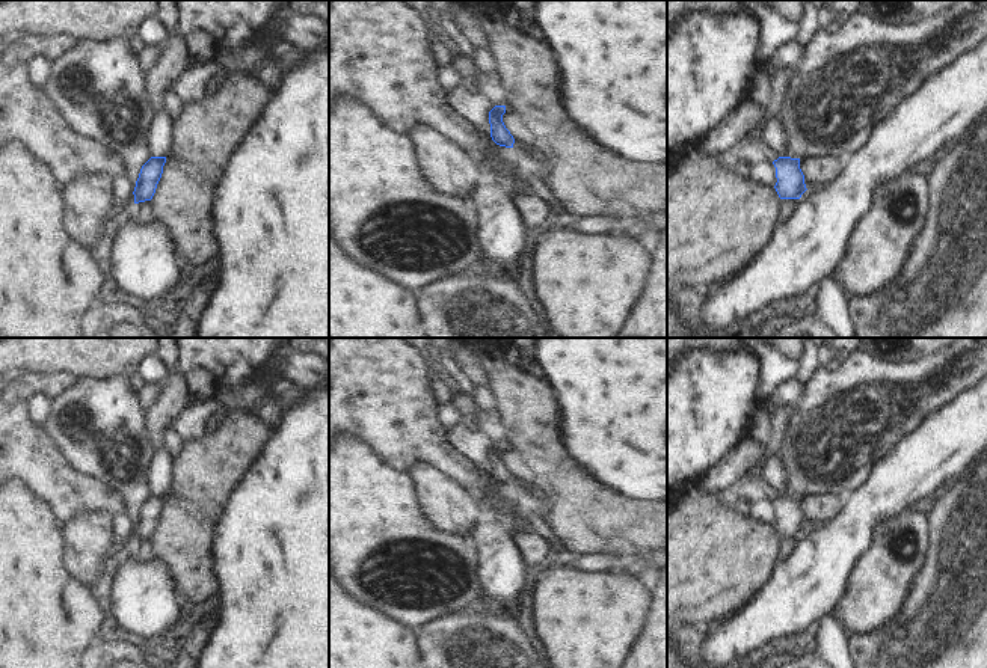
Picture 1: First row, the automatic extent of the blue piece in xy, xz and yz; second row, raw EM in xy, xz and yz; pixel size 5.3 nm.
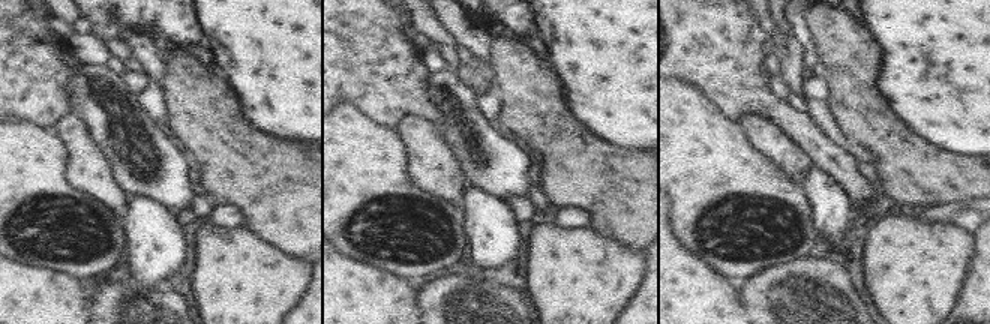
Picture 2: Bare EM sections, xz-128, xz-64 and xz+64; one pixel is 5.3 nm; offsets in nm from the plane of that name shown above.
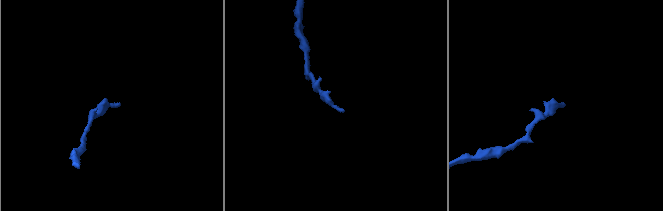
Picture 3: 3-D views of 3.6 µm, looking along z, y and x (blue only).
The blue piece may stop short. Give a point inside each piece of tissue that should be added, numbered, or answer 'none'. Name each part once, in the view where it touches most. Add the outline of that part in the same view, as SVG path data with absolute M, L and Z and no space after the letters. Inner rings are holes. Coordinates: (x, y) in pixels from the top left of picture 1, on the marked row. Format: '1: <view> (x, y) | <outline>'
1: xz (533, 153) | M515 140L513 148L525 151L528 154L528 157L531 157L531 158L534 158L534 160L537 160L540 163L542 170L546 175L551 175L552 166L551 166L551 163L548 161L548 158L540 151L537 151L531 145L527 145L527 143L518 142L518 140Z

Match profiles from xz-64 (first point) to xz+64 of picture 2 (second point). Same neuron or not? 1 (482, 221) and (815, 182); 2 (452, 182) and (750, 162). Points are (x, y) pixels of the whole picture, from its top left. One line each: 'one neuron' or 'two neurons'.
1: one neuron
2: two neurons

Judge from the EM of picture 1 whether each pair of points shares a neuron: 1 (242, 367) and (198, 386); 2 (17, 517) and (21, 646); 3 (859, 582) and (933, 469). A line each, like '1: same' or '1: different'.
1: different
2: same
3: different

